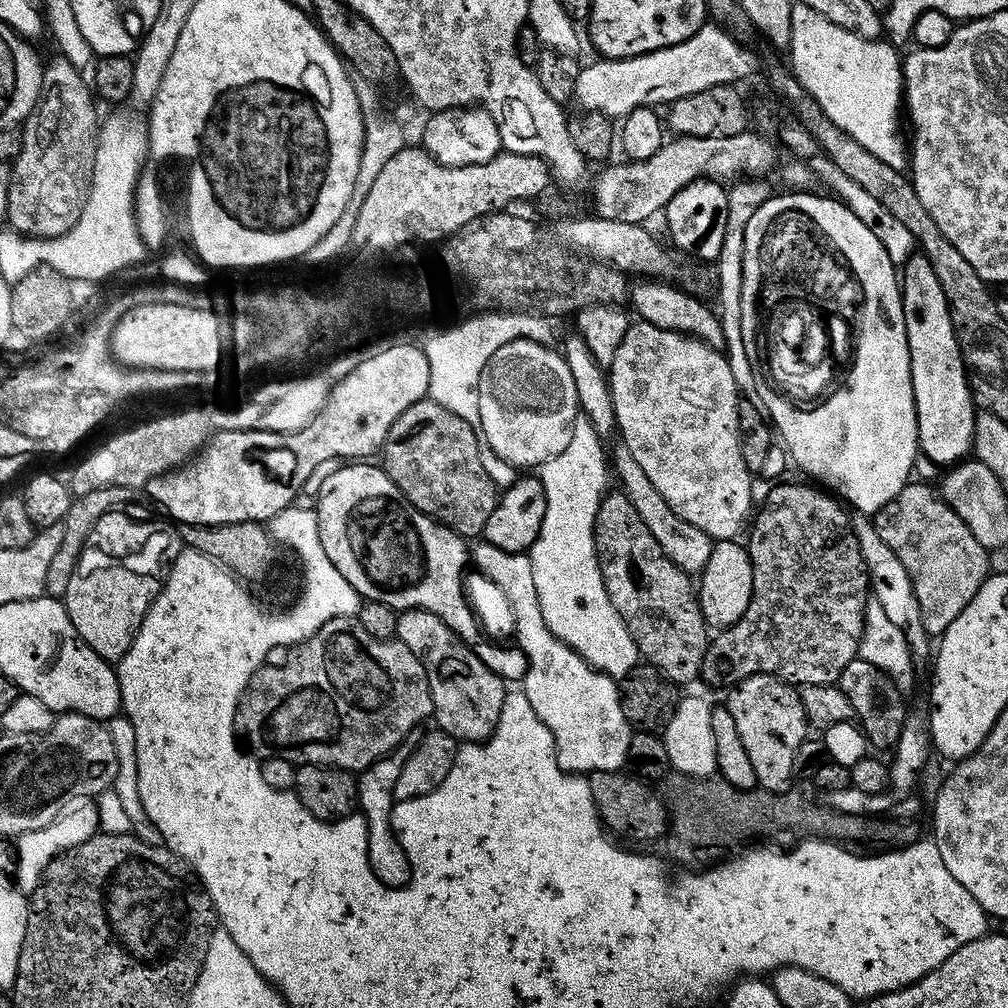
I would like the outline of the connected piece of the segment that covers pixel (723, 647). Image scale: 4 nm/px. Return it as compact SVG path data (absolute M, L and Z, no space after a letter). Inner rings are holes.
M801 482L773 483L772 489L762 503L760 513L755 513L751 521L752 533L746 539L748 557L752 563L752 597L750 606L746 606L746 614L734 622L734 626L721 628L711 637L708 653L704 656L704 667L702 669L703 679L713 680L716 684L731 686L739 684L740 681L751 676L779 676L781 680L793 685L803 686L805 684L836 684L839 681L842 670L850 666L850 662L857 659L860 643L864 637L864 611L868 608L870 599L870 585L868 583L868 571L866 562L862 558L862 550L858 546L858 538L852 529L852 516L844 513L845 505L835 495L821 490L819 487L811 488L808 484Z

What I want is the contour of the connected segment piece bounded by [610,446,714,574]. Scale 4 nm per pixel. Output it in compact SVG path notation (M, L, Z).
M626 447L617 448L617 452L613 455L611 453L610 456L615 479L616 476L620 479L619 487L630 498L634 510L638 510L638 518L642 518L642 522L646 522L646 530L650 530L650 534L654 534L654 538L658 538L658 546L662 546L666 556L683 572L689 574L703 572L706 562L710 562L710 550L714 543L712 537L707 536L698 526L686 522L686 518L674 514L672 505L666 502L666 498L662 498L662 494L658 494L654 482L650 482L650 478L646 478L646 470L642 470L642 466L638 466L638 462L634 462L634 454L630 454L630 450Z

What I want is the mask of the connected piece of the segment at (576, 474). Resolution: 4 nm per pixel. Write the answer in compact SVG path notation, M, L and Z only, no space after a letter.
M580 414L577 415L576 421L572 424L572 437L570 438L570 442L564 444L562 454L554 454L554 458L550 458L545 464L539 465L538 475L542 486L546 490L546 518L542 518L542 526L538 530L538 538L532 544L530 555L532 557L532 577L534 578L534 586L536 587L536 597L540 603L542 618L549 630L564 644L575 648L589 664L599 668L600 671L605 672L608 676L623 678L638 663L638 653L636 644L632 640L632 635L626 630L622 618L616 613L614 606L610 602L610 598L606 594L606 586L602 582L602 574L600 573L598 558L596 557L596 535L594 534L594 522L598 514L598 506L600 505L600 499L604 497L606 491L604 483L607 482L608 476L610 480L610 462L606 457L606 452L604 456L604 444L605 441L594 430L594 426L589 422L588 417Z

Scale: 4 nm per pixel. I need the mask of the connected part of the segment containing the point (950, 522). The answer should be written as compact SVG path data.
M905 484L895 498L874 513L874 523L882 542L886 542L886 546L890 546L894 554L898 554L902 566L906 566L906 574L910 574L912 589L918 598L918 610L922 614L922 626L928 631L929 637L943 636L946 626L950 626L950 622L954 622L954 618L958 618L958 614L966 610L974 594L978 594L978 590L988 579L989 549L984 548L982 542L974 538L974 534L970 534L970 526L966 526L966 522L962 522L962 518L954 514L954 510L940 497L933 485L931 488L928 484Z

